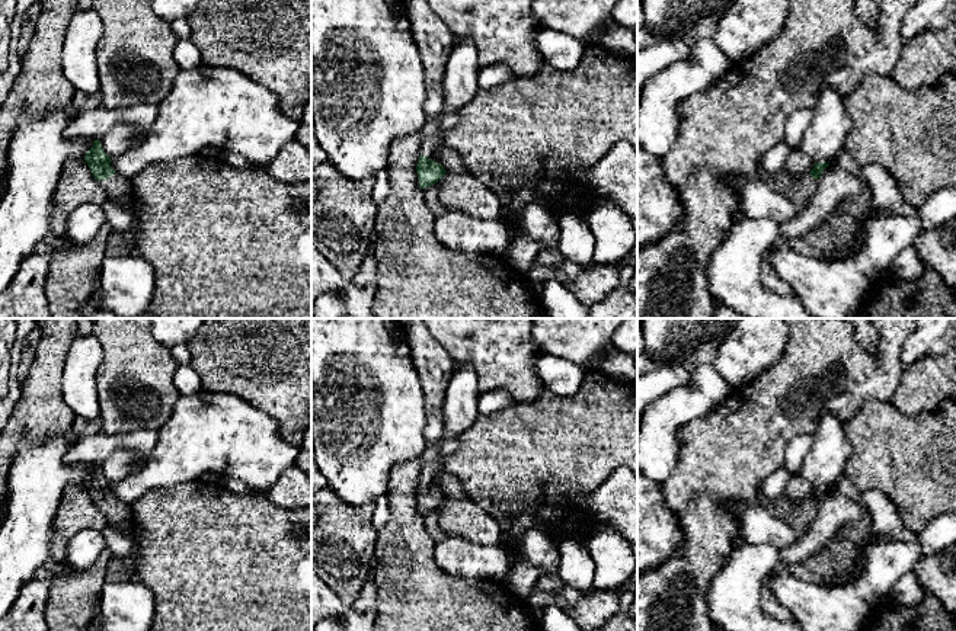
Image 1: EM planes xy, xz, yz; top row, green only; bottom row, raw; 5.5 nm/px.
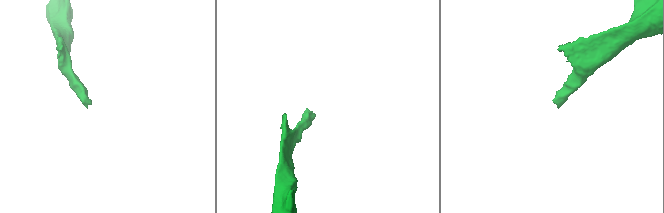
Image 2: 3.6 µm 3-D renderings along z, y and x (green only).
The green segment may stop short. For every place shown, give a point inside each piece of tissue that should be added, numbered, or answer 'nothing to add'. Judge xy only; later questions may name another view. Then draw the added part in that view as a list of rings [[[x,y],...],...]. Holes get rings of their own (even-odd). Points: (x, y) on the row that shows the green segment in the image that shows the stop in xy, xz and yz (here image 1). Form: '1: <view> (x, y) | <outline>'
1: xy (117, 188) | [[[113,173],[106,180],[97,180],[103,186],[106,196],[112,201],[122,202],[135,215],[138,205],[132,198],[131,182],[124,176]]]

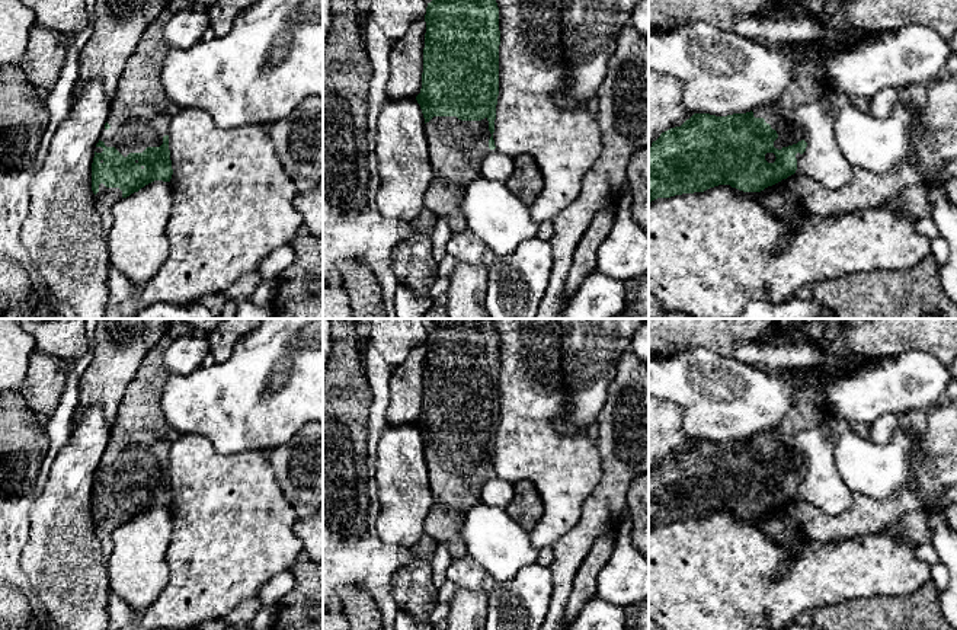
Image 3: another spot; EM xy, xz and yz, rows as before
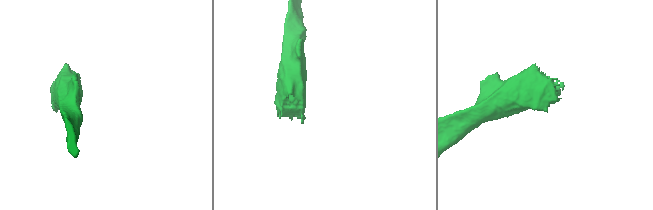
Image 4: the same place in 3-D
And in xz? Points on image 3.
1: xz (457, 149) | [[[433,116],[425,124],[432,182],[423,208],[444,218],[452,233],[467,230],[463,199],[467,186],[481,178],[481,163],[493,151],[487,118],[461,121],[457,116]]]

